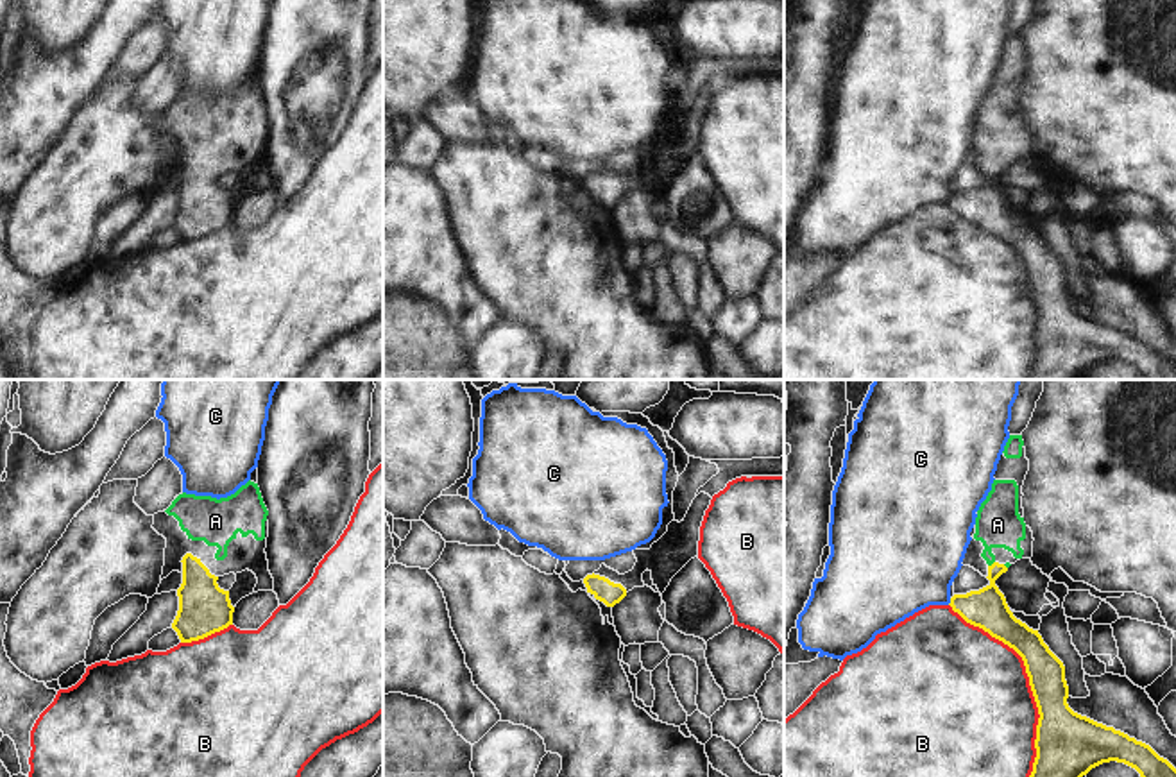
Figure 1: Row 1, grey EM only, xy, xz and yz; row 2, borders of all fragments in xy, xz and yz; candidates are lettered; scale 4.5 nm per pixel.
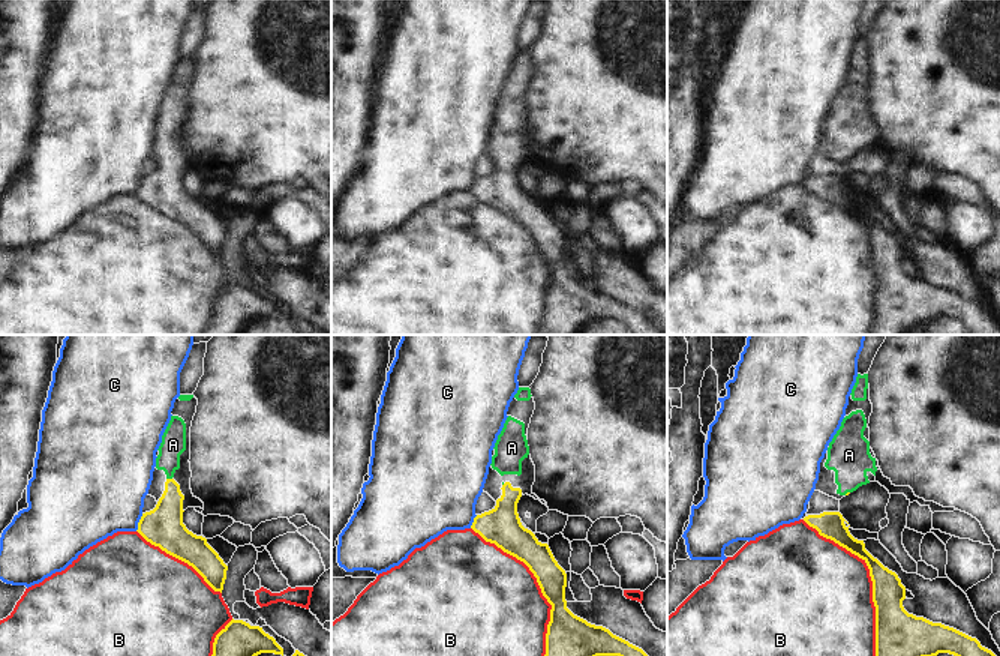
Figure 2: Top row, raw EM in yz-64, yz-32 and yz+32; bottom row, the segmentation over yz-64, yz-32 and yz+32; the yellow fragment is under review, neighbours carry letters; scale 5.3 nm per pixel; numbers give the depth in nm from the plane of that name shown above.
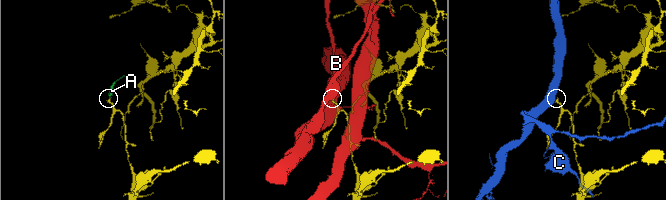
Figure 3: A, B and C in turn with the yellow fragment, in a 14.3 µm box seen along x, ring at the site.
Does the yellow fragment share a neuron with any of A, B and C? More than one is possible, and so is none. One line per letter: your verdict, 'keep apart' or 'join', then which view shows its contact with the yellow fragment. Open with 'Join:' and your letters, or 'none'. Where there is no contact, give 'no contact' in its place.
Join: A
A: join | yz
B: keep apart | yz
C: keep apart | yz

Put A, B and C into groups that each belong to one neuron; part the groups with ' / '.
A / B / C

